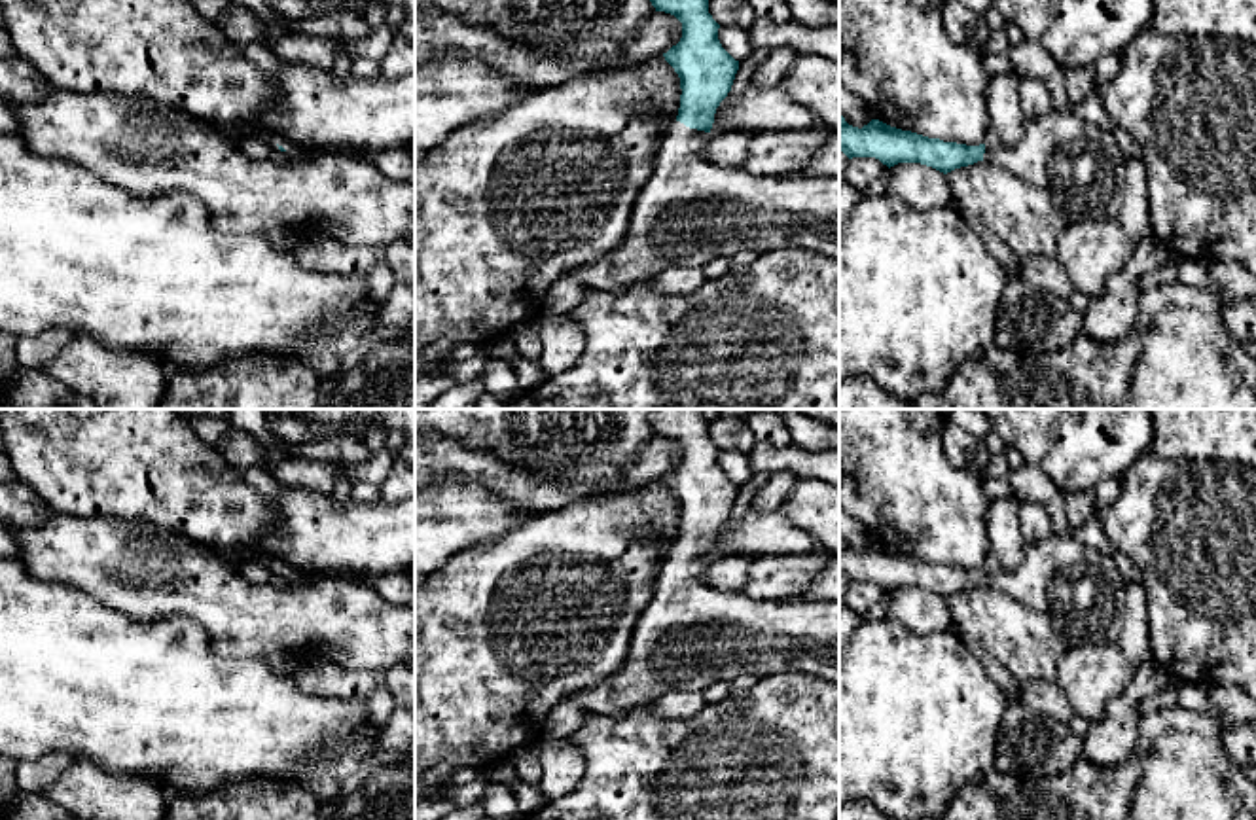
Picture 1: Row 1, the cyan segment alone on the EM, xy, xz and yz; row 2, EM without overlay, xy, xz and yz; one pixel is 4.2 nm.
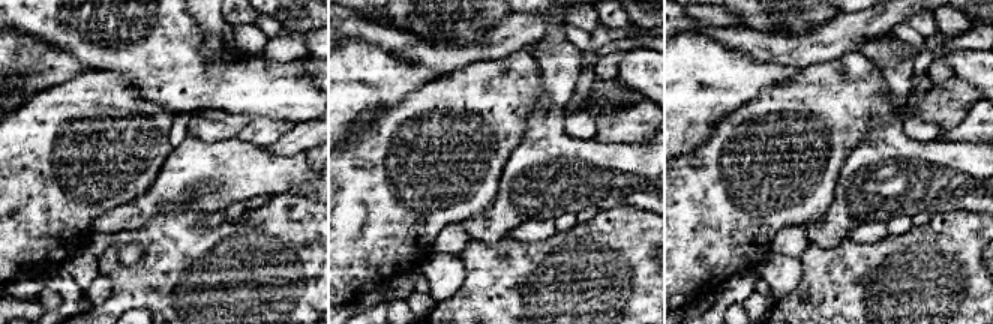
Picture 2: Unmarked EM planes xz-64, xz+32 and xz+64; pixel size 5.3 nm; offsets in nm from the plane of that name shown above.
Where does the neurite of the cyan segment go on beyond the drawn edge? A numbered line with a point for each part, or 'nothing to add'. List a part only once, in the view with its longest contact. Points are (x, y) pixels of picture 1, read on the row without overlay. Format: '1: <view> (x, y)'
1: xz (690, 635)

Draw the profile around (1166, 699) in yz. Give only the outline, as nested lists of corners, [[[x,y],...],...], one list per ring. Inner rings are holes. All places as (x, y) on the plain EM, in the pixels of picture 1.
[[[1171,678],[1169,686],[1152,695],[1152,697],[1144,697],[1142,701],[1137,703],[1137,710],[1139,714],[1152,714],[1157,710],[1169,710],[1178,706],[1178,693],[1180,693],[1182,682],[1176,678]]]

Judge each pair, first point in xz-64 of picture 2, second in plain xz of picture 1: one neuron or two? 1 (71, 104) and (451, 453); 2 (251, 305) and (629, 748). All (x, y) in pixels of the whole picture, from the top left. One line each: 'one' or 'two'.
1: two
2: one

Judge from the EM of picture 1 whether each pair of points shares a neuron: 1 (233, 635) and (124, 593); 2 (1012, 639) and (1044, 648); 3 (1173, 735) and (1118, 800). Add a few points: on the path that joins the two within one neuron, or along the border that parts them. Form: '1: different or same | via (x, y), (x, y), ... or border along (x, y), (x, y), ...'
1: same | via (207, 608), (192, 593), (150, 593)
2: same | via (1020, 639), (1037, 648)
3: different | border along (1133, 758), (1139, 769), (1139, 783), (1131, 800)

